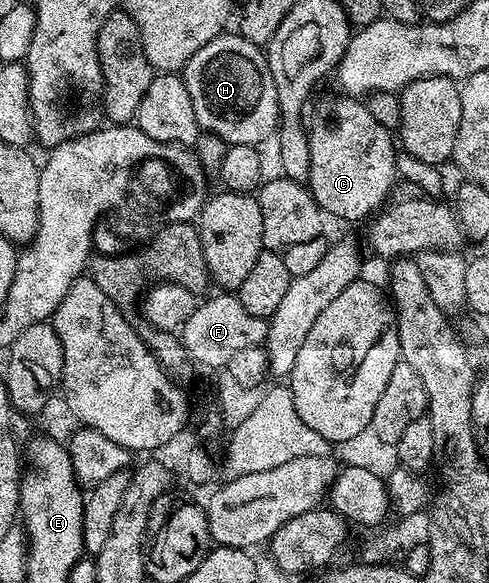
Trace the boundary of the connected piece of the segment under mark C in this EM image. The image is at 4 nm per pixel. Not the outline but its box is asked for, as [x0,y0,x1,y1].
[309,96,397,221]

